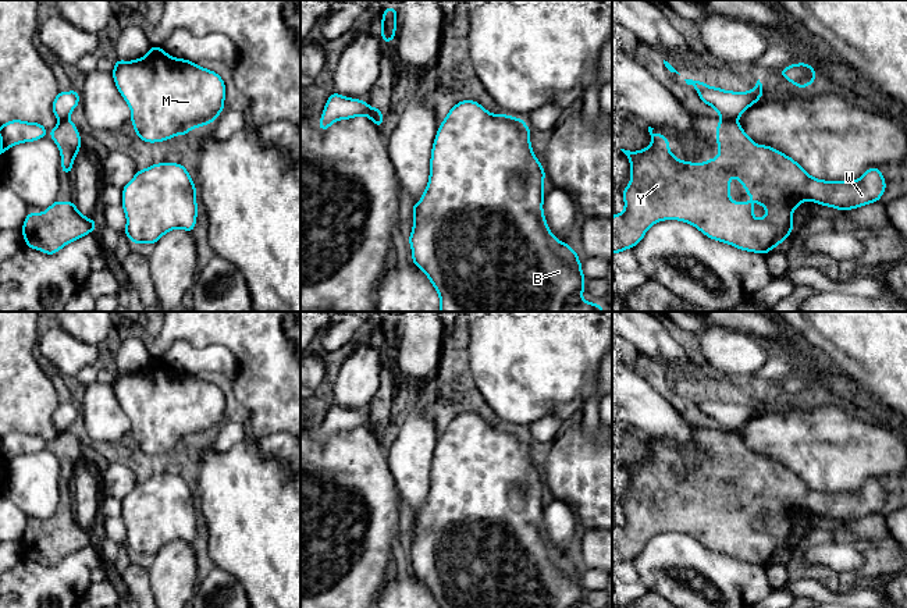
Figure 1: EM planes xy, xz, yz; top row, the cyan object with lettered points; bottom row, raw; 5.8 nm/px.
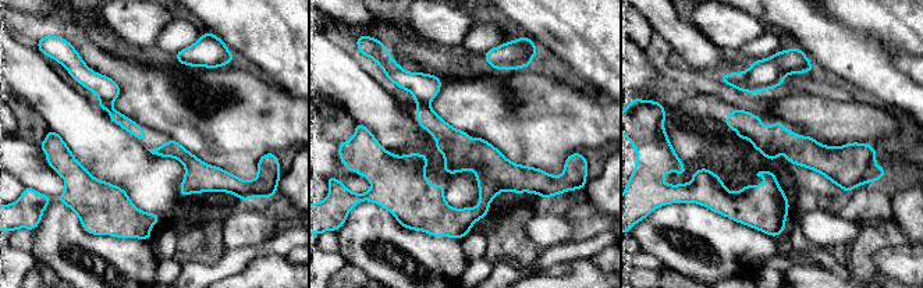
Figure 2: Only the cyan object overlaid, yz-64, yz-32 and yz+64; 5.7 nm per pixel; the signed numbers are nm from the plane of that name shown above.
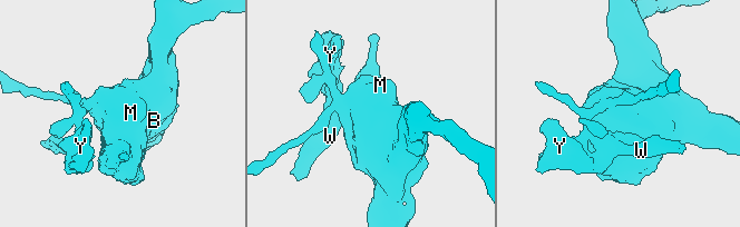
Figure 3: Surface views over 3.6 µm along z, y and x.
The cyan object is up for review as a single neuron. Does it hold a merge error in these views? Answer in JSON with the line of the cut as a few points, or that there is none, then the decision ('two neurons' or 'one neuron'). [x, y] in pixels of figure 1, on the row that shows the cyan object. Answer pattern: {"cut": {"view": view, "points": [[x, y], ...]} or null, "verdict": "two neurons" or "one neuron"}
{"cut": {"view": "yz", "points": [[728, 118], [736, 120]]}, "verdict": "two neurons"}

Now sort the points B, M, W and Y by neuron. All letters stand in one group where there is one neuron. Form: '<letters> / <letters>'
B M / W Y

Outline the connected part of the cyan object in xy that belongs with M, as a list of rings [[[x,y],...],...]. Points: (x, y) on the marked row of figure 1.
[[[157,46],[134,61],[117,58],[111,75],[131,107],[134,131],[143,142],[163,142],[179,136],[179,131],[186,136],[191,129],[213,122],[224,110],[225,85],[218,74],[189,60],[171,57]]]

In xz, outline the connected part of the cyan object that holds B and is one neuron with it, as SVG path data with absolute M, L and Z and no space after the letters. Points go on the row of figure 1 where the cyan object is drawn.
M473 100L449 110L433 143L427 188L420 202L412 205L413 230L408 238L412 262L440 295L440 312L604 312L598 303L581 299L586 277L579 252L558 241L547 225L544 178L524 120L491 114Z

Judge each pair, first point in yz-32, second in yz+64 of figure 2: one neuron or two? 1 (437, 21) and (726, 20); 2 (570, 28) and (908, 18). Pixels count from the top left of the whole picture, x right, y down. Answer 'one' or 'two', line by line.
1: one
2: one

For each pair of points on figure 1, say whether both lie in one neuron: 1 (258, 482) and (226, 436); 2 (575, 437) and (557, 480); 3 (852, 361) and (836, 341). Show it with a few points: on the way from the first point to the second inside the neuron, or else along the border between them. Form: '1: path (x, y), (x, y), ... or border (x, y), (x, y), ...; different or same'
1: border (249, 437), (223, 451), (214, 451), (210, 447); different
2: path (572, 448), (572, 465), (568, 469); same
3: path (852, 356), (840, 345); same

